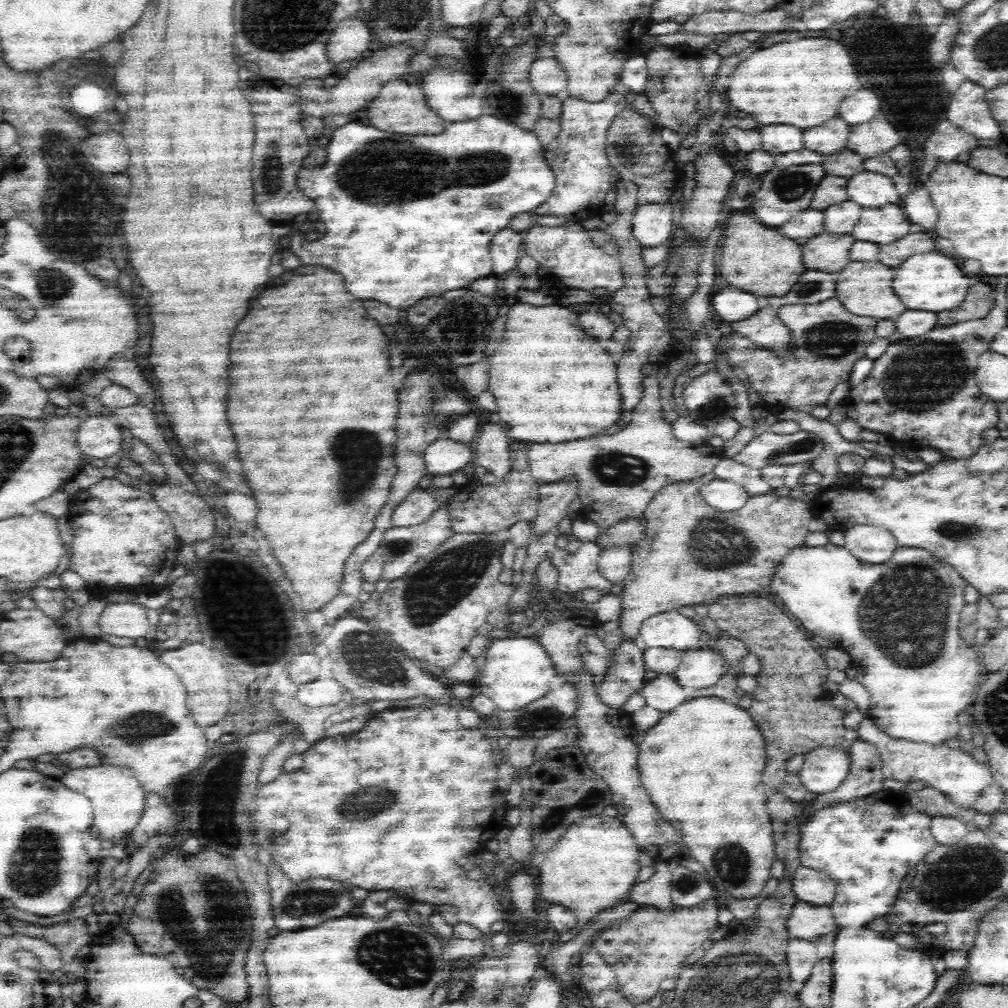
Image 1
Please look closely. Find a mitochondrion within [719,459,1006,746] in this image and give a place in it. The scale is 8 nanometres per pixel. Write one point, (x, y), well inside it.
(906, 611)

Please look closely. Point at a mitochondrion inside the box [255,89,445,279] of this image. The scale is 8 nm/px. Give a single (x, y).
(271, 186)

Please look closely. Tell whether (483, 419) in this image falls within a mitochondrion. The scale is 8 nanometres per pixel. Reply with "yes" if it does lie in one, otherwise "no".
no

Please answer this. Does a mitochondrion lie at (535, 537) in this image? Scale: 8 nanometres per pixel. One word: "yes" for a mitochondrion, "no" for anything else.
no

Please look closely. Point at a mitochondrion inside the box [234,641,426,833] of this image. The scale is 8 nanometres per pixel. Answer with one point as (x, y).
(365, 802)

